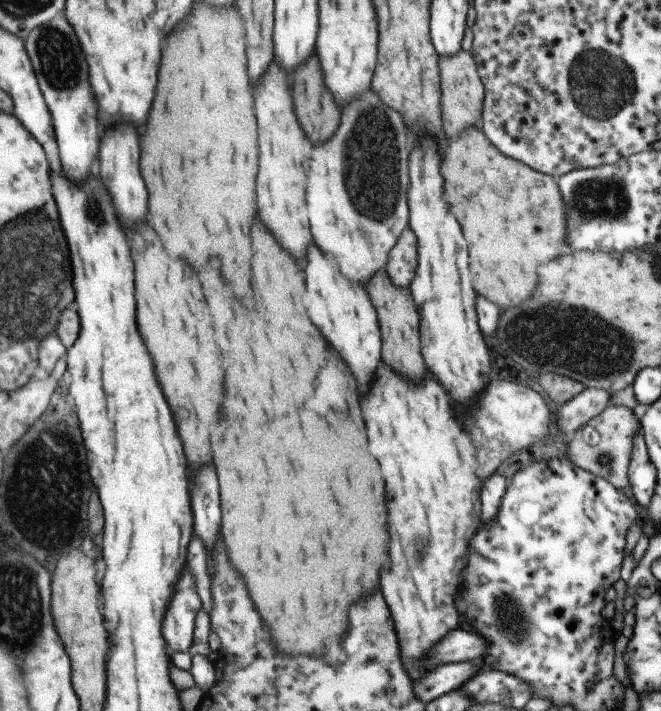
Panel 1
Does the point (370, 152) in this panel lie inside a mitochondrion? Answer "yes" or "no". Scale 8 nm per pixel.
yes

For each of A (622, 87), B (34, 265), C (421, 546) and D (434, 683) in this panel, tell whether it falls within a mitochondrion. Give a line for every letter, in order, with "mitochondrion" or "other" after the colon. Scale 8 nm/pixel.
A: mitochondrion
B: mitochondrion
C: mitochondrion
D: other

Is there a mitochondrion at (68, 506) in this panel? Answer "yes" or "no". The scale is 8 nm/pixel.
yes

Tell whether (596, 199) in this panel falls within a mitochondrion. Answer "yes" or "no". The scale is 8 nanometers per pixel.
yes

